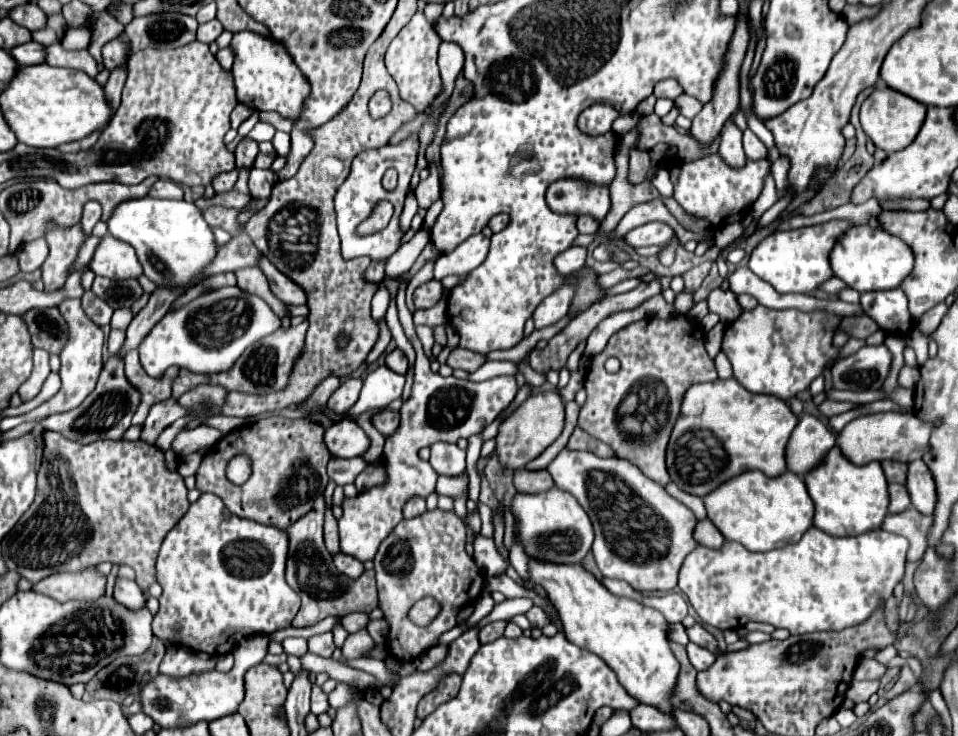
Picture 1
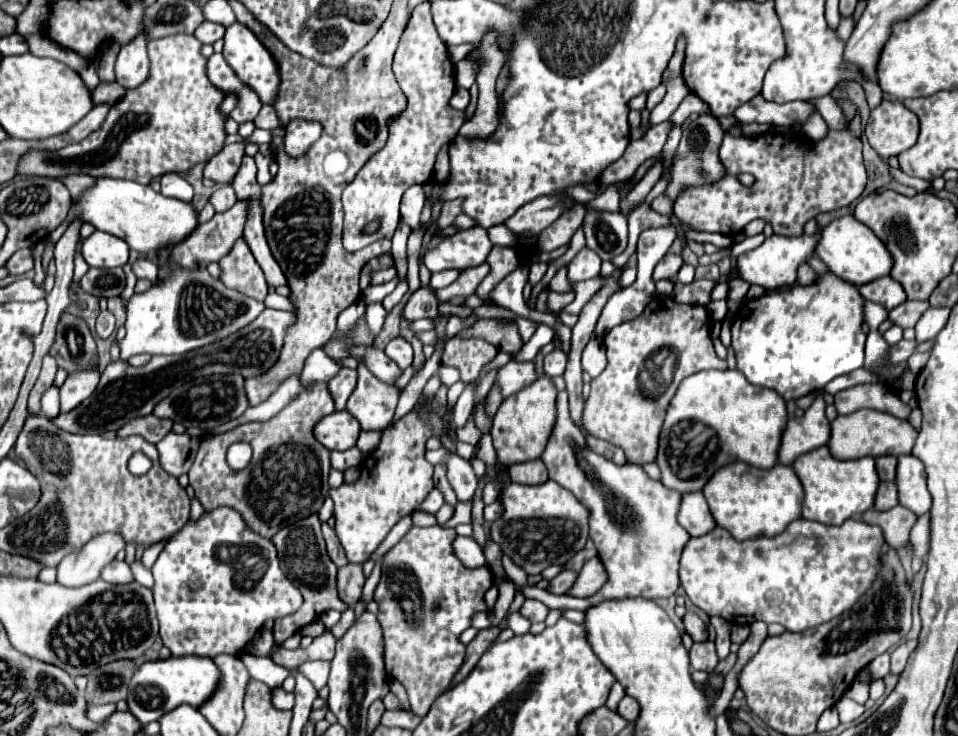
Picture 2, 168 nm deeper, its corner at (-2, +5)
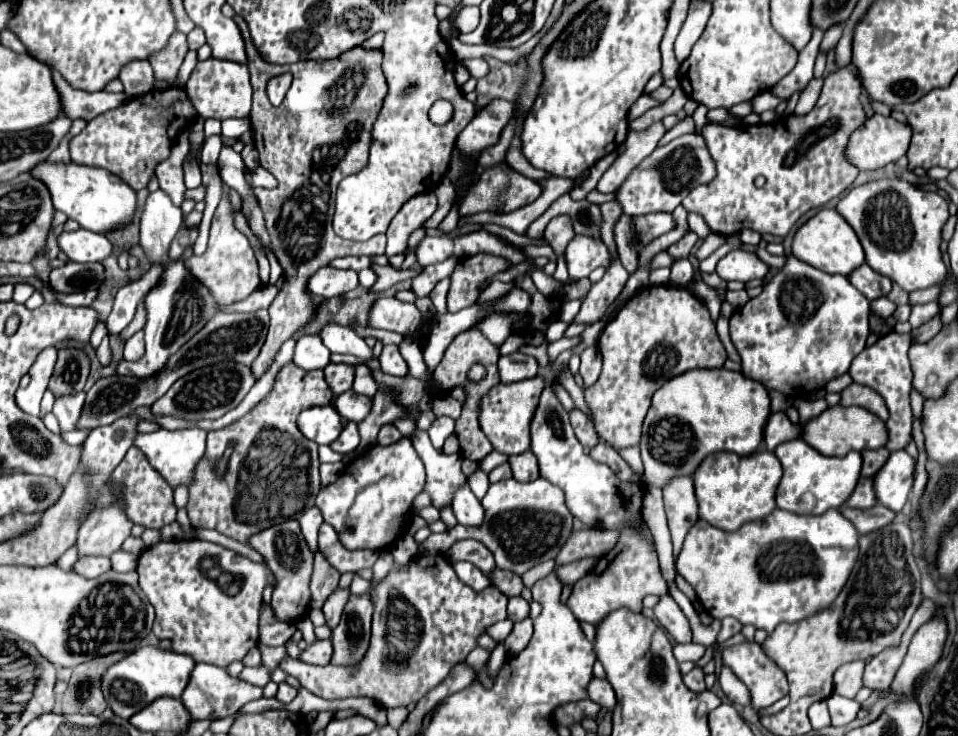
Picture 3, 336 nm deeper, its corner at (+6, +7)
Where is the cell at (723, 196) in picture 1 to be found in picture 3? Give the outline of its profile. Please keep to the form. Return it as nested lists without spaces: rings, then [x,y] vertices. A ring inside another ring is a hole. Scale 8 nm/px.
[[[840,68],[838,72],[824,78],[822,94],[816,106],[806,116],[788,116],[788,118],[780,118],[778,122],[756,124],[756,126],[738,124],[734,128],[722,124],[706,124],[702,128],[702,136],[708,144],[710,156],[716,162],[718,174],[716,180],[712,180],[712,184],[694,188],[682,200],[682,206],[686,208],[686,212],[700,214],[708,224],[710,232],[714,234],[732,236],[744,228],[750,228],[760,234],[772,234],[784,238],[800,216],[804,216],[812,208],[822,208],[832,198],[838,198],[856,180],[858,168],[850,164],[850,160],[844,154],[844,148],[850,140],[850,134],[866,120],[860,104],[860,92],[862,88],[858,80],[852,76],[852,72],[848,68]],[[756,176],[766,178],[766,184],[762,188],[754,186]]]

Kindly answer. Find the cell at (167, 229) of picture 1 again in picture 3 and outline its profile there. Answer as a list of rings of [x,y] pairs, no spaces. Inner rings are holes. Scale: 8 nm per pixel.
[[[40,162],[34,170],[32,176],[42,180],[50,194],[54,208],[64,212],[70,220],[76,220],[82,228],[98,232],[98,234],[108,234],[116,230],[124,230],[126,226],[132,224],[138,204],[136,204],[136,192],[118,176],[114,176],[108,170],[102,168],[92,168],[92,166],[78,166],[78,164],[48,164]]]

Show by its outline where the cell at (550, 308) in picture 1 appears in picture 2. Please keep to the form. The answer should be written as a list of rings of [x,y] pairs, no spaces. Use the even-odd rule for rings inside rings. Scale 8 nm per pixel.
[[[582,248],[574,260],[568,264],[568,280],[570,284],[578,282],[578,280],[590,280],[590,278],[596,278],[600,274],[600,256],[590,250],[590,248]]]

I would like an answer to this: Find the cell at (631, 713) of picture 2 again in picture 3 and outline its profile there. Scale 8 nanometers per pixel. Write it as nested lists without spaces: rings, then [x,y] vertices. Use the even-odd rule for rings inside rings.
[[[592,678],[592,684],[588,686],[588,696],[590,696],[590,700],[594,700],[596,704],[600,704],[606,710],[612,710],[616,706],[616,694],[608,680]]]

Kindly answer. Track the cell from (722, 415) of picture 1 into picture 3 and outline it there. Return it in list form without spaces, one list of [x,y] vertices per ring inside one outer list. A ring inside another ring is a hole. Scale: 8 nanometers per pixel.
[[[726,368],[688,370],[658,388],[652,396],[640,442],[646,478],[644,516],[660,510],[662,488],[668,482],[678,476],[692,476],[708,454],[726,450],[750,456],[758,452],[770,412],[768,390],[760,382]]]

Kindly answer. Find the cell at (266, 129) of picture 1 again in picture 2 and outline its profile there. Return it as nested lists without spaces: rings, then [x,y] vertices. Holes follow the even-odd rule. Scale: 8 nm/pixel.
[[[246,142],[240,144],[226,144],[224,150],[220,150],[216,156],[210,158],[210,162],[204,168],[204,178],[210,178],[220,184],[232,182],[234,174],[240,168],[242,156],[244,156],[244,146]]]

